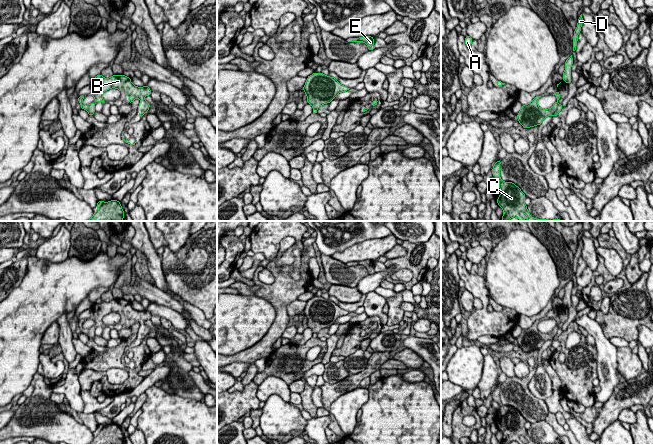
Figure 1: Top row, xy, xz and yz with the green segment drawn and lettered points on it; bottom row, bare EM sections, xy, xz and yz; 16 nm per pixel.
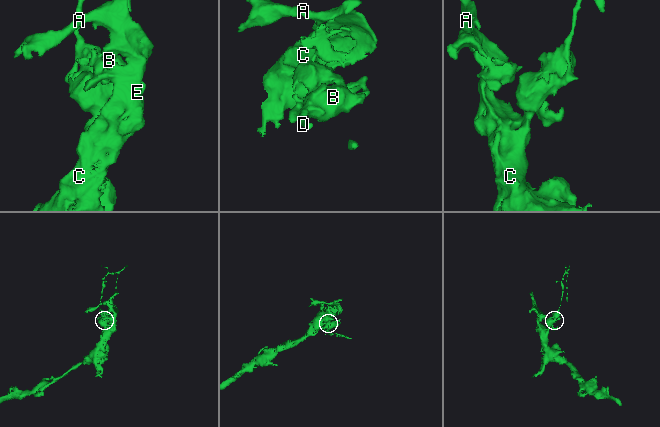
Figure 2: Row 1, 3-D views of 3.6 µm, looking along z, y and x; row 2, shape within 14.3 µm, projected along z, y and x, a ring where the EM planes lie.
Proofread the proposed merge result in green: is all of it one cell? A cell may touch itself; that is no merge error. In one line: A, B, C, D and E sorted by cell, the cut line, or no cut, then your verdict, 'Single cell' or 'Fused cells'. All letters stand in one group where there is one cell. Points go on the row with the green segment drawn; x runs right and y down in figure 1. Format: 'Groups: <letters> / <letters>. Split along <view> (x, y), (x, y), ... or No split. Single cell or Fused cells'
Groups: A B C E / D. Split along yz (558, 104), (552, 114). Fused cells

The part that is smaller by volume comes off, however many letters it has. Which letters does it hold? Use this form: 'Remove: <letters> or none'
Remove: D

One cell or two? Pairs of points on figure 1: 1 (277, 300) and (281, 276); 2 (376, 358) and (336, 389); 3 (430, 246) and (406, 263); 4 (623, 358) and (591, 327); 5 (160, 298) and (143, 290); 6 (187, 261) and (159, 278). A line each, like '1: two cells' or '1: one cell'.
1: one cell
2: one cell
3: one cell
4: two cells
5: one cell
6: two cells

